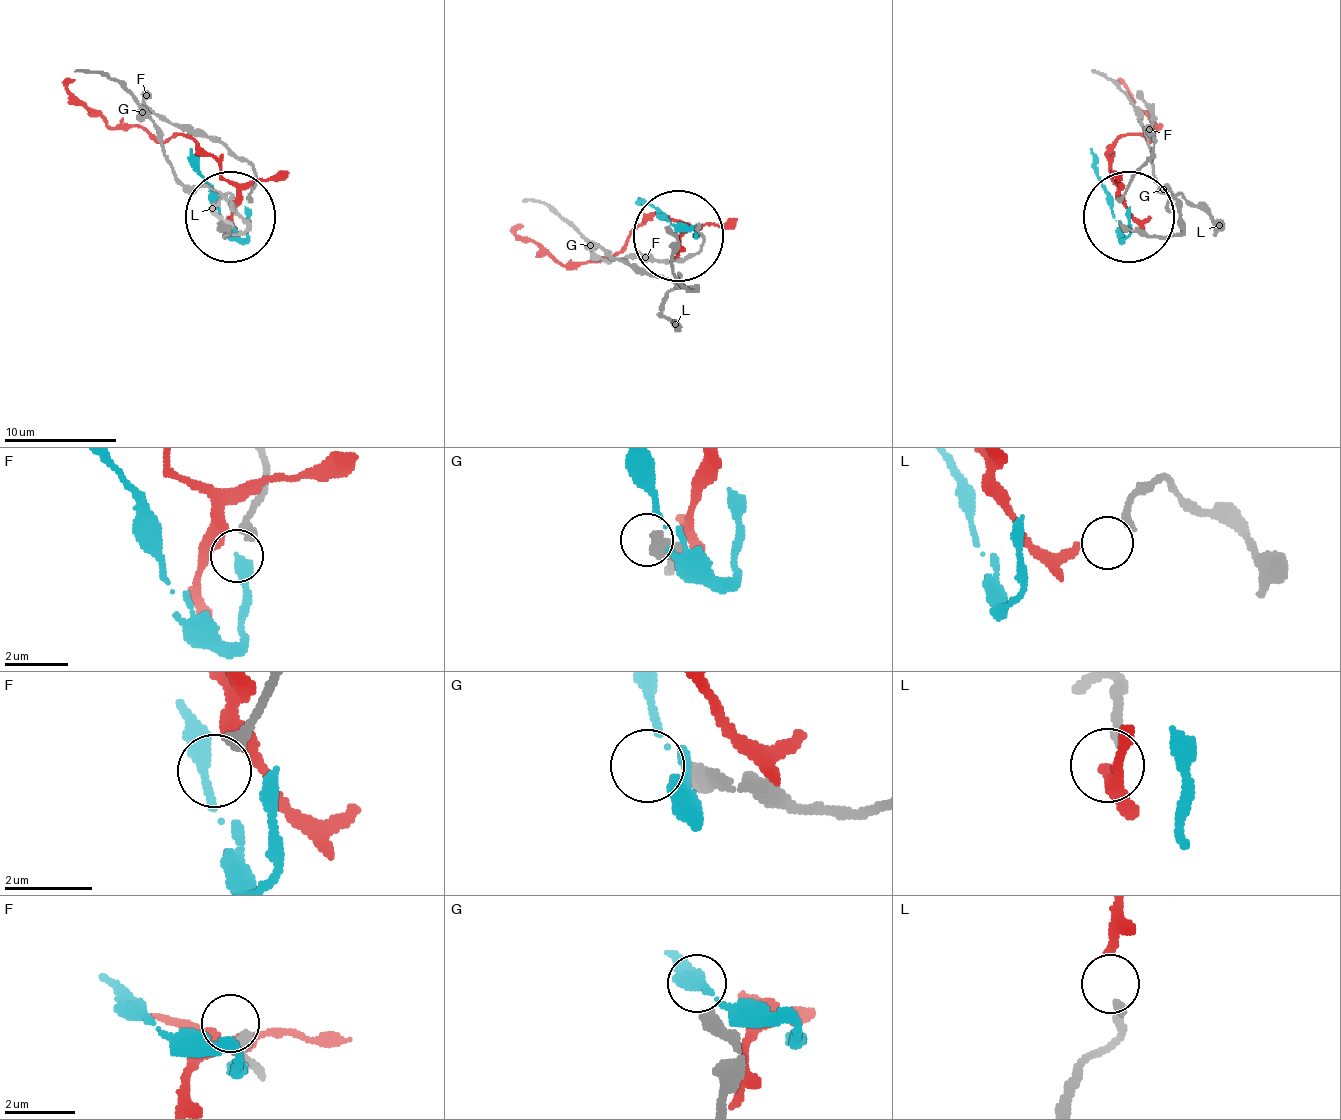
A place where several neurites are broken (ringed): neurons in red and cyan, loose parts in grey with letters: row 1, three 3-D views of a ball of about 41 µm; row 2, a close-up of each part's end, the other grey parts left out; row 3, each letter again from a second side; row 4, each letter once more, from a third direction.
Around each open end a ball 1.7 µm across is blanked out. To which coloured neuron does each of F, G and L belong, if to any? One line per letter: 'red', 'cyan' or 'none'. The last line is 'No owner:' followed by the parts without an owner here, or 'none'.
F: none
G: none
L: red
No owner: F, G

